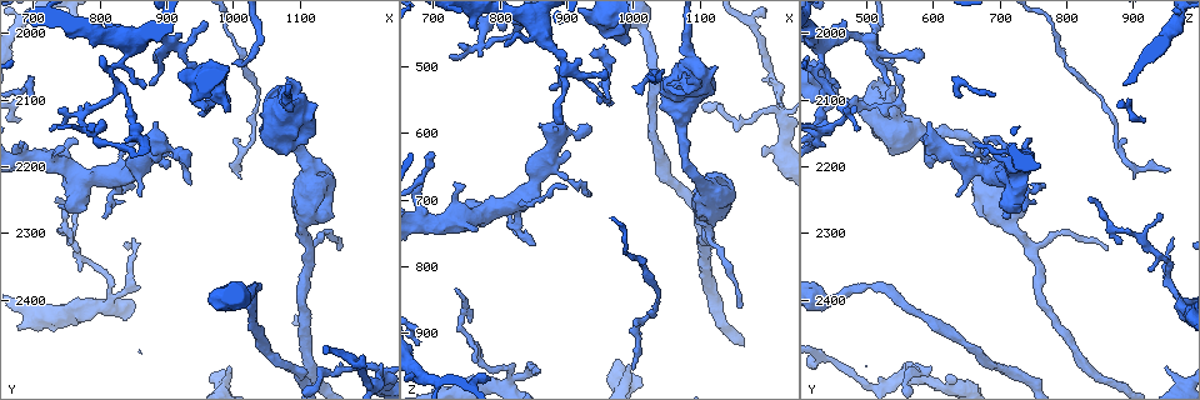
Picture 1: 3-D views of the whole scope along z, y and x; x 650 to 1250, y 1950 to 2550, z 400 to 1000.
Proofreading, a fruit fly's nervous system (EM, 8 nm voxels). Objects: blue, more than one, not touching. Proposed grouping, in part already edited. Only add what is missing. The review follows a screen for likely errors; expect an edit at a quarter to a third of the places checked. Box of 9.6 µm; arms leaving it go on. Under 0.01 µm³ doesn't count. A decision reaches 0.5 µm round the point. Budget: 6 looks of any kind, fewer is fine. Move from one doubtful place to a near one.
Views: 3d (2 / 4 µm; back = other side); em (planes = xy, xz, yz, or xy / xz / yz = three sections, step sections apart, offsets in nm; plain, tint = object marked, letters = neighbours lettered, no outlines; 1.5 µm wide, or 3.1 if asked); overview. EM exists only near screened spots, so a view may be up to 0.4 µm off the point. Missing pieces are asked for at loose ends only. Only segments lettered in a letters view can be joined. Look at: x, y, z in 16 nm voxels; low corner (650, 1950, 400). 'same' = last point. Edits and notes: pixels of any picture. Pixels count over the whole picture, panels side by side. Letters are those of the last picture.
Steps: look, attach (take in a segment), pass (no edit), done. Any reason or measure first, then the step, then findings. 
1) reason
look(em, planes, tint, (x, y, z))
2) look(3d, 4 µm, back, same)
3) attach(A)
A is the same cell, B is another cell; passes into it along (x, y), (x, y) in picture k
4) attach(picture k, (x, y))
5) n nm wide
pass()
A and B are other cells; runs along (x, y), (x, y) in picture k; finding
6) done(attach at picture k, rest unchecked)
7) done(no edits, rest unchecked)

tapers out
look(3d, 4 µm, back, (855, 2230, 765))

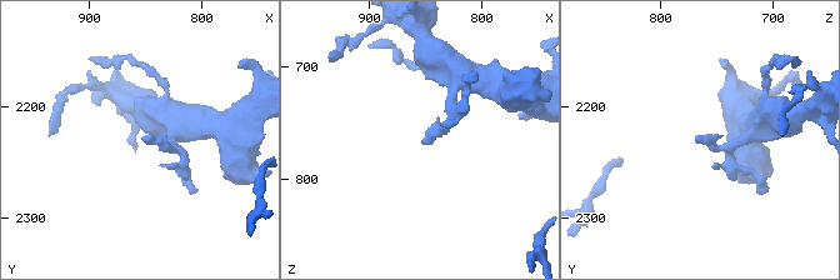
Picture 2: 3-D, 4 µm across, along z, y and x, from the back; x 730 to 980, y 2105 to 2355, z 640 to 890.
look(em, planes, letters, (852, 2226, 768))

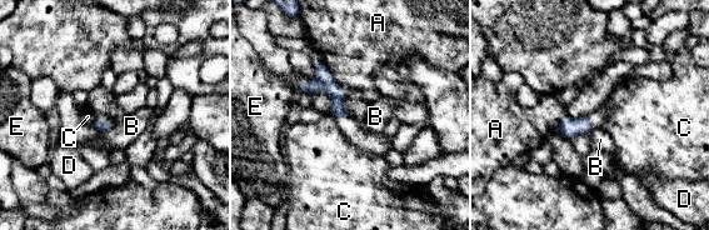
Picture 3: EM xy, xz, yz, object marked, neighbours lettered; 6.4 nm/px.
pass()
A, B, C, D and E are other cells; runs along (319, 64), (346, 114) in picture 3; no lettered segment goes on from it

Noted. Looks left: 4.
thin end
look(3d, 2 µm, back, (765, 2265, 935))

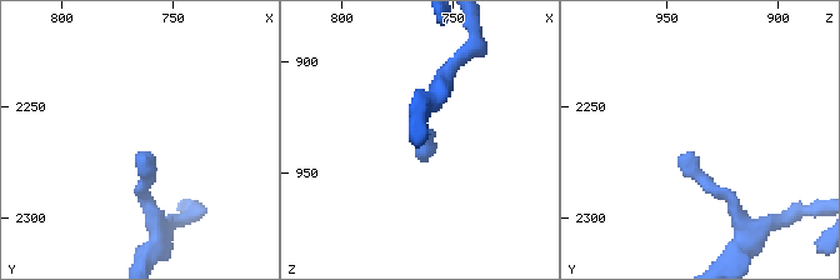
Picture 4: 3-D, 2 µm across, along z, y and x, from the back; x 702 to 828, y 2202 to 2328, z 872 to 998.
now the EM
look(em, planes, letters, (762, 2269, 939))

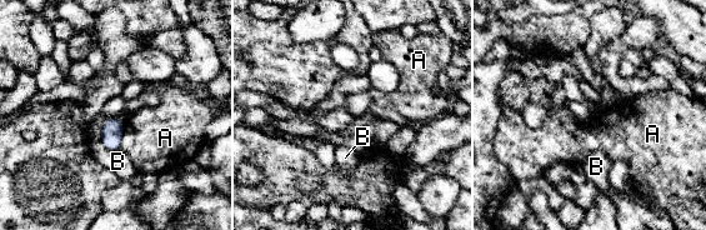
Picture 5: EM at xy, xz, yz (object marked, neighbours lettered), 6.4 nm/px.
pass()
A and B are other cells; none of them fits

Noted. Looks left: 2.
branch stops here
look(3d, 2 µm, (1125, 2260, 665))

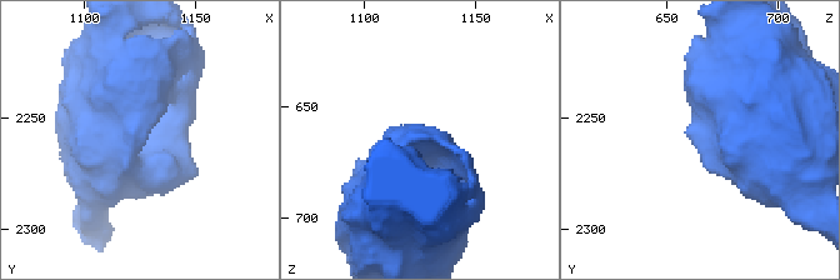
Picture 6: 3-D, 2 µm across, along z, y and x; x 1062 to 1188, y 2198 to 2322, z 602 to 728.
now the EM
look(em, planes, letters, (1122, 2263, 662))

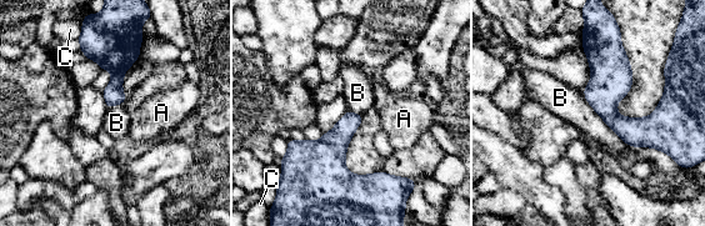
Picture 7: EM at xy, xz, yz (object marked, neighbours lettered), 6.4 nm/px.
pass()
A, B and C are other cells; border along (139, 56), (125, 100), (108, 110) in picture 7; no lettered segment goes on from it

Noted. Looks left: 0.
done(no edits, rest unchecked)

